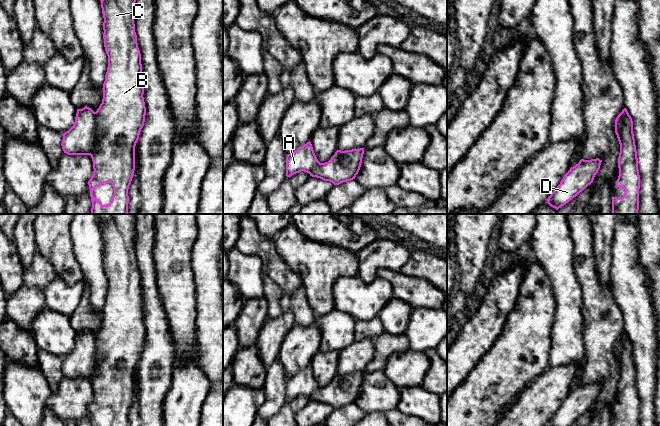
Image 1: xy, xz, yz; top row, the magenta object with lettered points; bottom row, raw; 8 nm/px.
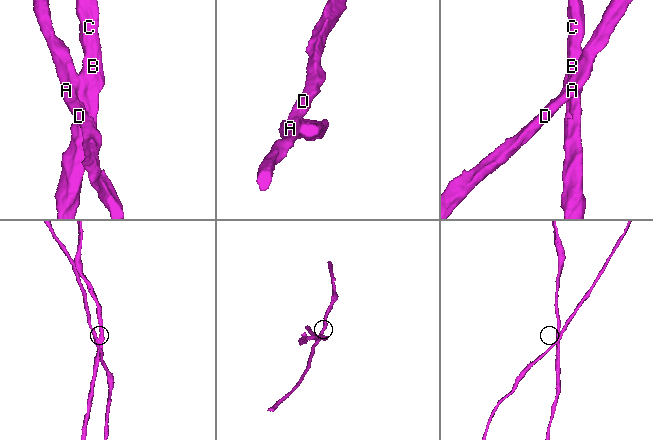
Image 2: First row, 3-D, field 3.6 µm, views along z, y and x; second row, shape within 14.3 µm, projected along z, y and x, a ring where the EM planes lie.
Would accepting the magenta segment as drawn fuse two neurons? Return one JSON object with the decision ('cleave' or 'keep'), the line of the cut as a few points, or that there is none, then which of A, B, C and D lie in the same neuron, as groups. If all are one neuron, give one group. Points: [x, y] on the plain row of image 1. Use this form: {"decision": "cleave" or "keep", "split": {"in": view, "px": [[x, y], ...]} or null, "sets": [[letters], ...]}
{"decision": "cleave", "split": {"in": "xy", "px": [[95, 336], [95, 364], [89, 378]]}, "sets": [["A", "D"], ["B", "C"]]}

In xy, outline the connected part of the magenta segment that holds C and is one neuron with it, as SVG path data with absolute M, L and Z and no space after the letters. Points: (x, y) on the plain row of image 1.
M97 214L97 220L104 242L103 263L108 291L102 327L95 336L95 365L90 378L94 395L88 409L91 426L99 426L93 415L103 407L111 407L114 412L111 426L129 426L128 413L135 394L135 370L146 339L141 278L134 248L136 217L135 214Z

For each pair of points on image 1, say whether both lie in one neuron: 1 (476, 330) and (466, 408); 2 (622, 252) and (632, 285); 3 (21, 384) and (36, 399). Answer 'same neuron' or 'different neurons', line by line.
1: different neurons
2: same neuron
3: same neuron

